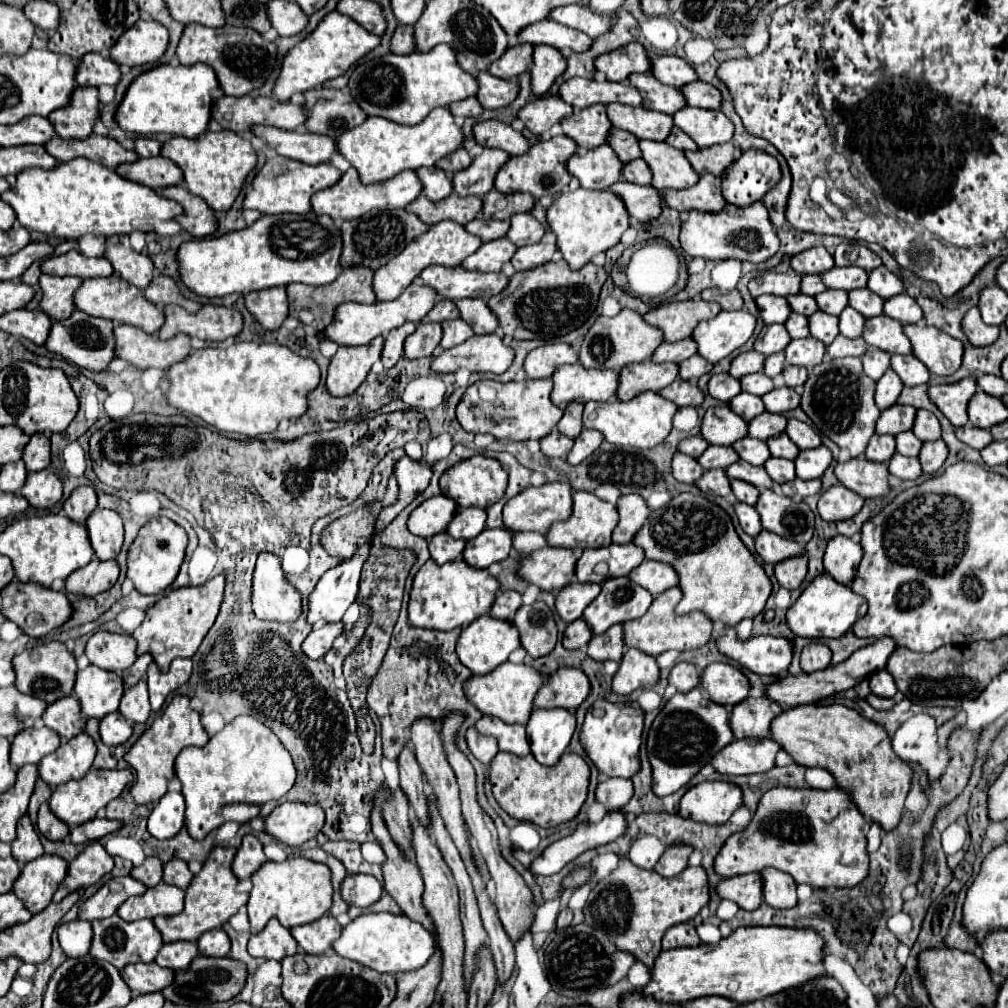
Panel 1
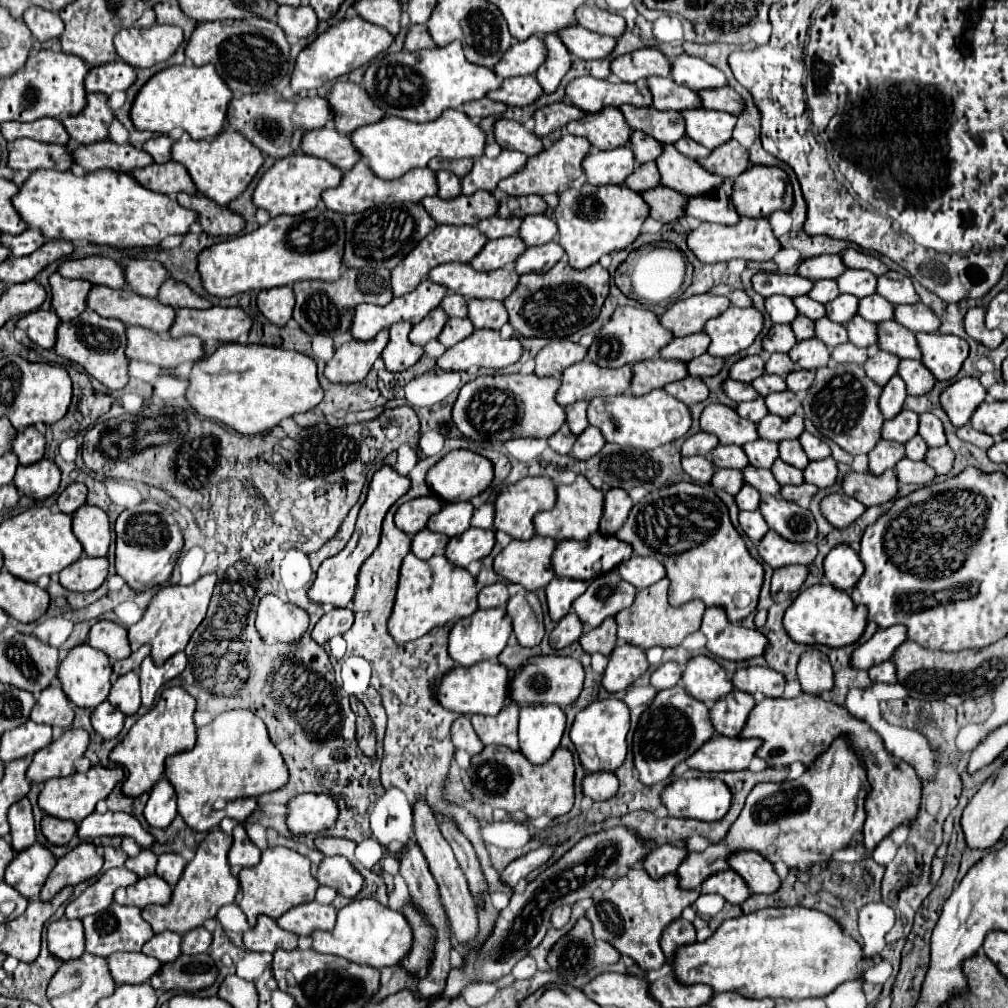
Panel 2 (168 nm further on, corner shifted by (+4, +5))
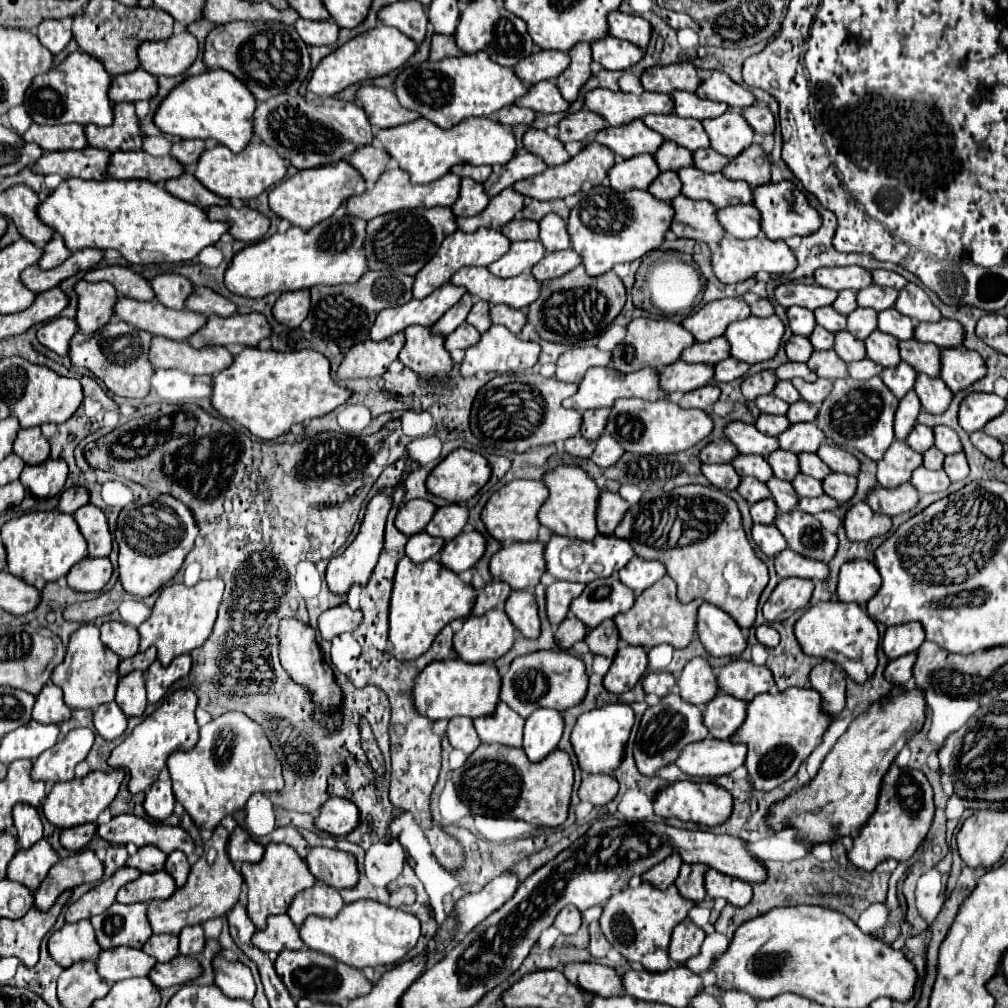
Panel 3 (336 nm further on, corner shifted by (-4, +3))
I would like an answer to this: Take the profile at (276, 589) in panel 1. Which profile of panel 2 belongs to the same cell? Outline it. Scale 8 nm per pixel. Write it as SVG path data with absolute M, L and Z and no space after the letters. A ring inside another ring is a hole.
M265 595L257 607L255 625L267 645L279 641L287 643L301 637L309 625L309 615L289 601L283 601L275 595Z

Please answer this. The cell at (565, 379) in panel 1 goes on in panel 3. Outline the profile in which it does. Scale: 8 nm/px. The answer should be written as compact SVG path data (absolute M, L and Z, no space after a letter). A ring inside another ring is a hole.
M591 367L579 385L579 391L571 399L565 399L563 405L569 409L575 409L575 411L601 409L601 407L611 409L613 403L621 397L637 397L643 401L659 401L659 399L665 399L667 393L659 387L659 373L651 367L645 367L645 369L635 371L635 373L627 373L627 375L621 371L615 371L613 367Z

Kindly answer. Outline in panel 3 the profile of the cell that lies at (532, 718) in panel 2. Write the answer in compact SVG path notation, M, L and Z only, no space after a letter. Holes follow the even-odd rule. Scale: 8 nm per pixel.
M537 709L527 717L523 731L523 751L529 761L545 759L563 735L563 717L555 709Z

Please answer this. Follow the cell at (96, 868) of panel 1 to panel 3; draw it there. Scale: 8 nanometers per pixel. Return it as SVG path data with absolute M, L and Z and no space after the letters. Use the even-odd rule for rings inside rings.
M89 849L59 859L47 873L45 881L35 891L35 907L39 911L47 911L63 891L83 883L99 881L101 877L103 877L103 863Z

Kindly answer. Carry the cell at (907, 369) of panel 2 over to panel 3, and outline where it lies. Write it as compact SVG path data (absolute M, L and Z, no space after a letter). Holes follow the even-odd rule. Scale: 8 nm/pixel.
M923 373L917 375L915 393L921 399L923 411L927 411L931 415L941 415L943 411L947 411L947 407L951 405L951 399L953 399L953 393L949 391L949 387L939 377L931 379Z

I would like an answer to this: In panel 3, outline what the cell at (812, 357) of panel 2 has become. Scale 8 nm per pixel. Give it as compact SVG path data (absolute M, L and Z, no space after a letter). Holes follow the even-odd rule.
M833 349L831 351L815 351L811 355L811 359L807 361L807 367L825 379L847 377L847 365L843 363L843 359L839 359L839 355Z

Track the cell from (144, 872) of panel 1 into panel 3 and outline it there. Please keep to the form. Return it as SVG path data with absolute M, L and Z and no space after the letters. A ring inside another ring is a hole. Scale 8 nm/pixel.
M139 847L139 851L127 859L125 865L139 869L141 873L153 873L153 871L161 871L163 863L165 863L167 855L163 851L159 851L157 847Z

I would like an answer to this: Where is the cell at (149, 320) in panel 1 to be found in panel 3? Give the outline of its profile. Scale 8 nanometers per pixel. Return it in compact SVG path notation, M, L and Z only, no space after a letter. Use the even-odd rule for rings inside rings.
M121 297L117 301L115 317L133 327L173 341L187 341L207 323L207 317L201 313L193 313L189 309L177 311L161 305L159 301L135 301L129 297Z

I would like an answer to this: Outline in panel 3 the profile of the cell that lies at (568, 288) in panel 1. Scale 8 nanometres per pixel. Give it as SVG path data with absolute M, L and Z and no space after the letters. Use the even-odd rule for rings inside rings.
M579 265L563 277L545 281L541 287L541 295L535 303L531 303L527 317L543 339L563 345L577 345L581 341L601 335L621 313L623 305L625 285L615 275L615 271L609 271L599 277L589 277L583 265Z

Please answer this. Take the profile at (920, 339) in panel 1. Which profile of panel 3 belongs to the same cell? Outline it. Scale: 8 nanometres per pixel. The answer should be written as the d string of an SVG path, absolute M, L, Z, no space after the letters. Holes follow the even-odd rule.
M943 349L941 357L943 357L941 379L947 383L947 387L953 393L969 389L975 381L987 375L985 361L977 351Z

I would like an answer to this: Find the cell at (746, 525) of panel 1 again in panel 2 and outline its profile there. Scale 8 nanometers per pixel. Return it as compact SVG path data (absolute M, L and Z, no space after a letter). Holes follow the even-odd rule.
M757 509L755 511L739 511L739 525L753 543L757 543L769 531L767 523L763 521L763 515Z

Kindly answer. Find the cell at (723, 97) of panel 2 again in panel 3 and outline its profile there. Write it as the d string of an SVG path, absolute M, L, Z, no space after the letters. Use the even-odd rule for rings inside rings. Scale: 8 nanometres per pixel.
M765 105L747 107L747 109L743 111L743 117L745 117L747 123L755 129L755 133L773 135L773 131L775 131L775 117L773 117L773 113L769 111L769 107L765 107Z

